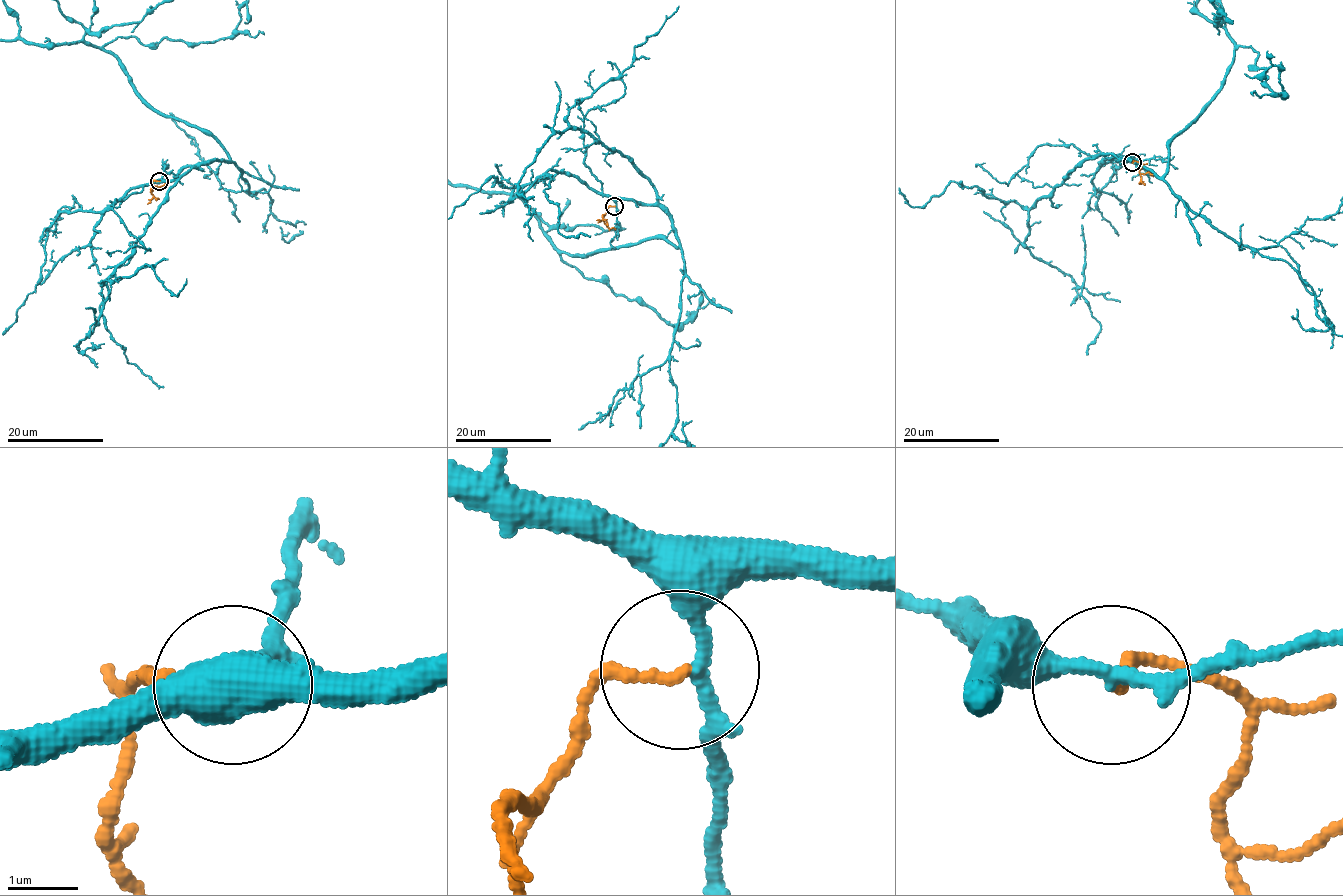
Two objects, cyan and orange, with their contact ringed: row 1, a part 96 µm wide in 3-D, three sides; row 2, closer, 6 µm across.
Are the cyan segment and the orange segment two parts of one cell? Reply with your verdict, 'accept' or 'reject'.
accept

